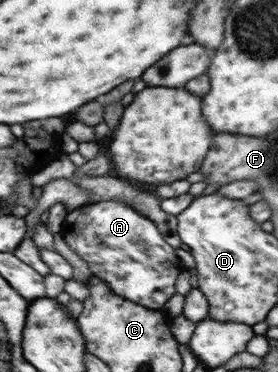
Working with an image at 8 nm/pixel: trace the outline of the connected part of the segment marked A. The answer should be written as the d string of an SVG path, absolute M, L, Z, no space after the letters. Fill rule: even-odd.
M116 200L96 201L68 212L63 222L60 234L66 238L70 248L89 262L93 275L98 276L104 283L110 286L114 293L155 310L168 308L168 300L172 296L180 296L180 276L184 276L184 260L180 260L180 252L164 242L163 236L158 232L156 225L145 216L140 216L134 208L116 202ZM120 262L120 272L132 272L132 276L110 276L108 272L114 272L114 266Z

